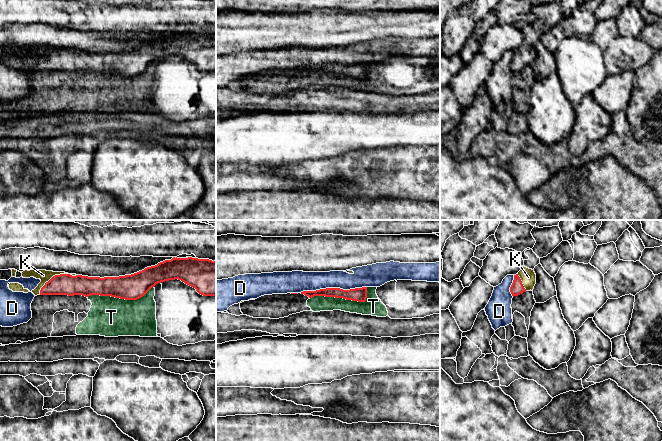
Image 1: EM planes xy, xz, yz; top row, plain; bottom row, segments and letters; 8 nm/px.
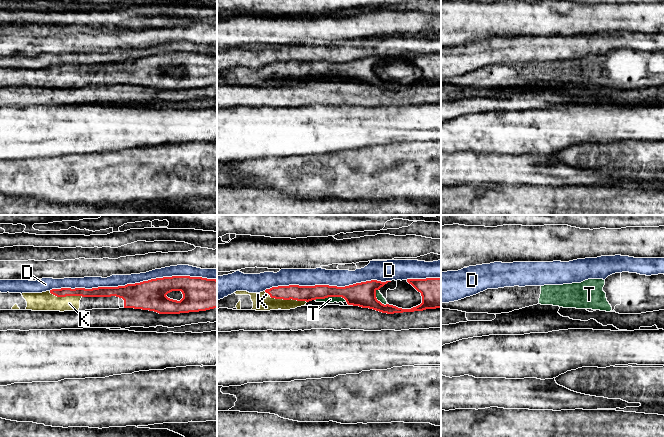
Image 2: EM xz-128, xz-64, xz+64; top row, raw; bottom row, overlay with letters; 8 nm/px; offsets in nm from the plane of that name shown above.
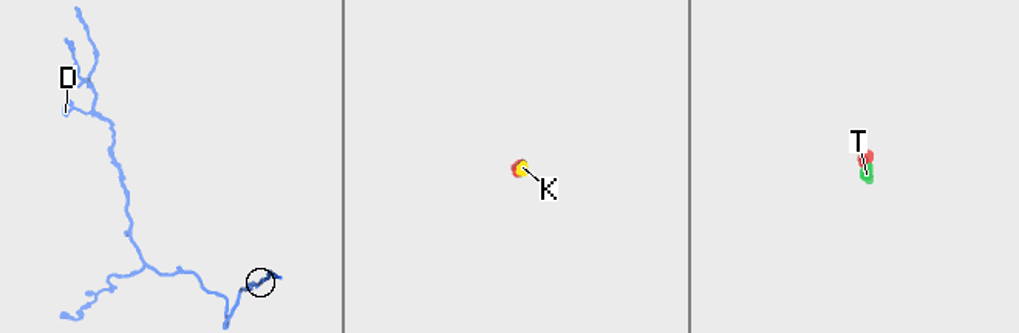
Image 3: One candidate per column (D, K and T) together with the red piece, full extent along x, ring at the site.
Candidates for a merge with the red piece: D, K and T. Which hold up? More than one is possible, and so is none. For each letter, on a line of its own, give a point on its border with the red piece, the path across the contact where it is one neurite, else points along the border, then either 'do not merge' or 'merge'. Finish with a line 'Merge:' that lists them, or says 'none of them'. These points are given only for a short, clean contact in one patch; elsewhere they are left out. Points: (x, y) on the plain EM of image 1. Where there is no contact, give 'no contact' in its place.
D: xz (333, 64) | do not merge
K: xy (51, 54) | across xy (64, 60), (56, 59), (51, 54), (43, 51) | merge
T: xz (344, 74) | do not merge
Merge: K

